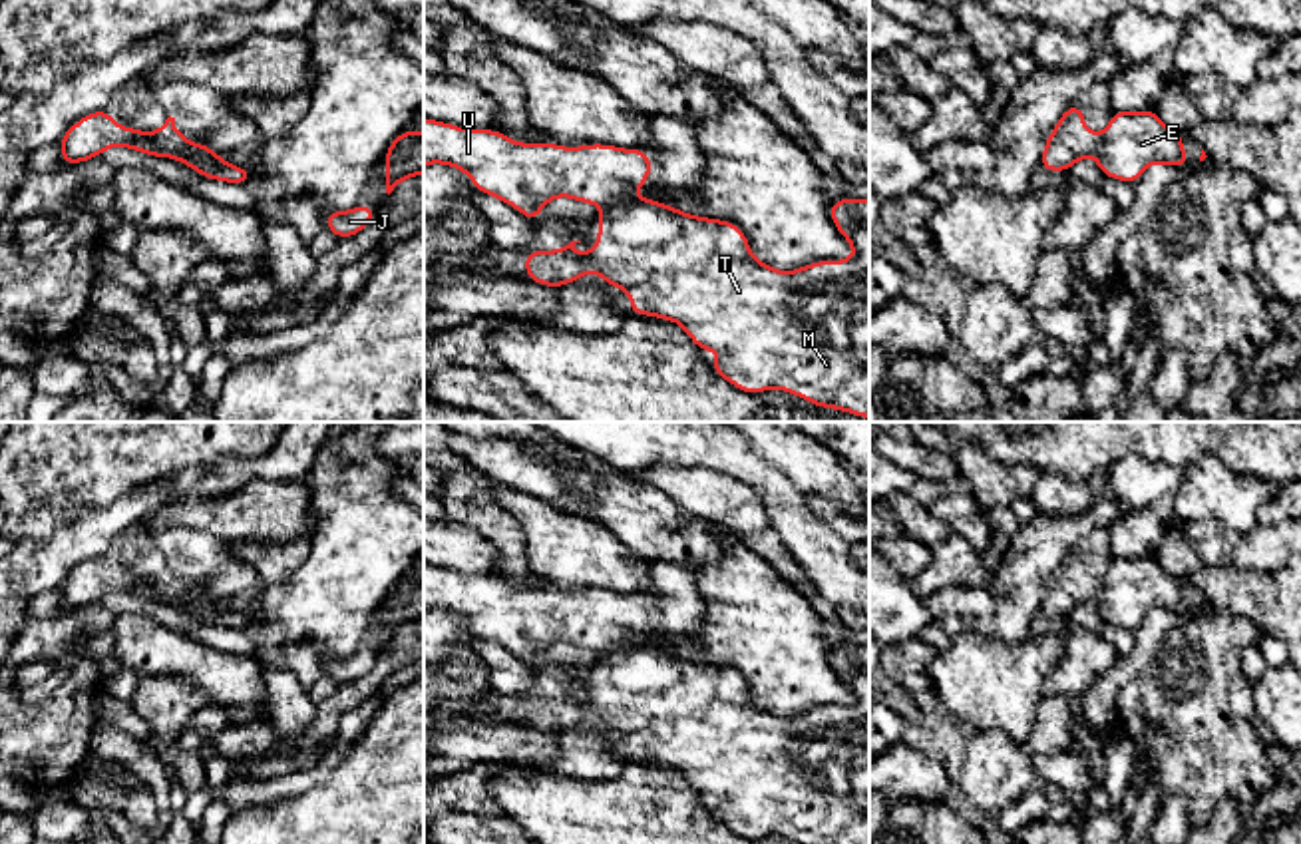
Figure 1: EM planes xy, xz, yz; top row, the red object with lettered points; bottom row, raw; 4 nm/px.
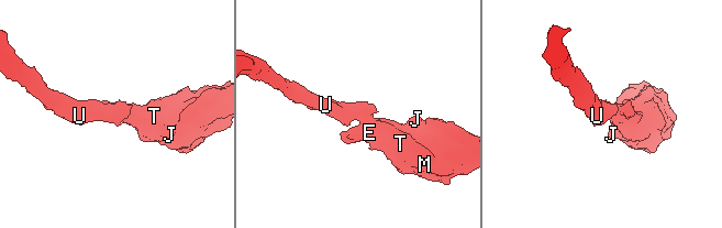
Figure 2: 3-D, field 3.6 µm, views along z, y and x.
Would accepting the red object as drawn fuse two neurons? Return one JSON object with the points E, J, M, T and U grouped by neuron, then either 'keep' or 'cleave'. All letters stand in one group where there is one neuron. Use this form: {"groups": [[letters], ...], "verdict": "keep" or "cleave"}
{"groups": [["E", "J", "M", "T"], ["U"]], "verdict": "cleave"}

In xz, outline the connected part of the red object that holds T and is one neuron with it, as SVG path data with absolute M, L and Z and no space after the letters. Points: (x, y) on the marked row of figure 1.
M643 197L597 217L601 237L589 255L575 253L581 241L559 251L527 251L525 277L561 289L595 271L633 297L629 315L674 320L700 350L724 352L710 368L742 392L780 388L816 406L869 418L869 199L843 197L830 207L834 225L855 249L847 261L784 273L760 263L734 223Z

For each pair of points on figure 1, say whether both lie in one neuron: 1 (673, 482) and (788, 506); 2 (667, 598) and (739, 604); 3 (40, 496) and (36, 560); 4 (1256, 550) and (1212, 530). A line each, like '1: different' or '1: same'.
1: different
2: different
3: different
4: same

